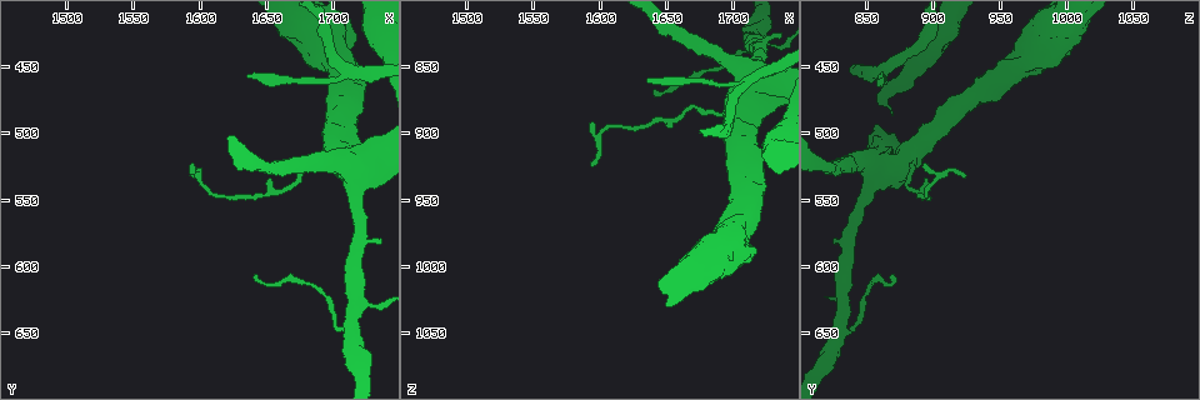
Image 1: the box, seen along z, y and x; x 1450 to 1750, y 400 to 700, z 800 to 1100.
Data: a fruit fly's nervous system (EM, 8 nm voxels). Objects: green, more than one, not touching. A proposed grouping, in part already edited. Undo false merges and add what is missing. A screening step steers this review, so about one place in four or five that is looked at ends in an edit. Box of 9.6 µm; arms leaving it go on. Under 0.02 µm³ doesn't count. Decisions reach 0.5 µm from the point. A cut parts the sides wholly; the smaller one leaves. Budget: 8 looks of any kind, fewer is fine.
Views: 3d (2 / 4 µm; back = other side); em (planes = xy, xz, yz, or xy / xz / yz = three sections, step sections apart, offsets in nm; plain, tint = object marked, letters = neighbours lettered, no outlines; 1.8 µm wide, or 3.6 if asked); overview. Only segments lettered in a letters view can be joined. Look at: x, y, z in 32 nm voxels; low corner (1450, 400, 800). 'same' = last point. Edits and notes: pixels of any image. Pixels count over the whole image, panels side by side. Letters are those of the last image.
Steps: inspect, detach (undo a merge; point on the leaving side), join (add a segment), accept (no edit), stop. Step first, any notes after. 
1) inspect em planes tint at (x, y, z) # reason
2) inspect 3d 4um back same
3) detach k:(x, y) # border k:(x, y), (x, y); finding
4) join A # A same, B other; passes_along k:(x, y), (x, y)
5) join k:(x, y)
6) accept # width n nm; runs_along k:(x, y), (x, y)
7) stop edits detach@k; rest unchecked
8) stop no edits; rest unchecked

inspect em 3.6um planes letters at (1714, 532, 856) # thick turns thin

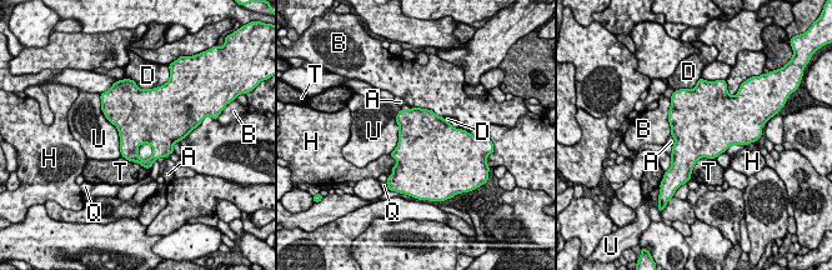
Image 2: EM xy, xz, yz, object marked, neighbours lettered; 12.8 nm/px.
accept # A other, B other, D other, H other, Q other, T other, U other; border 2:(101, 108), (118, 130), (121, 155); continuous, no second cell

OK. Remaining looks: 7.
inspect em yz step 4 letters at (1634, 456, 862) # branch stops here

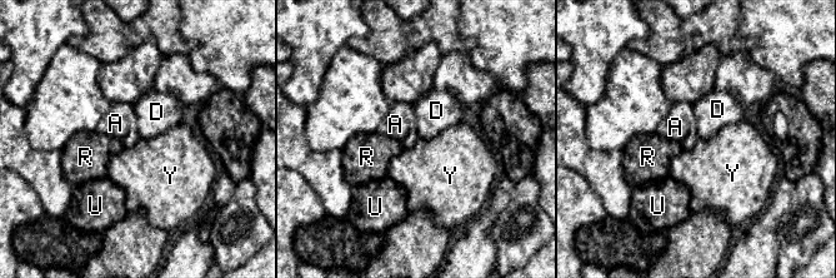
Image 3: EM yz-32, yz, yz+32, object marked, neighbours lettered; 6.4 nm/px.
inspect em planes letters same # cut it another way

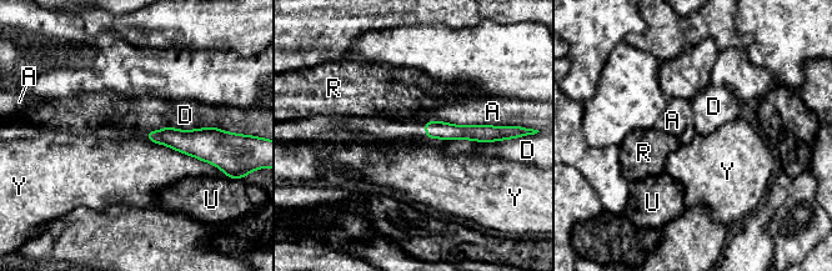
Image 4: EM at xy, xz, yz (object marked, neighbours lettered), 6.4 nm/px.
accept # A other, D other, R other, U other, Y other; border 4:(144, 137), (209, 161), (215, 166); no lettered segment goes on from it

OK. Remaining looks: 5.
inspect em yz step 4 letters at (1716, 650, 832) # small branch off a trunk

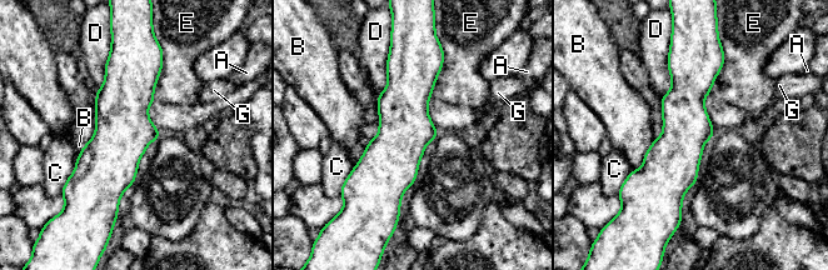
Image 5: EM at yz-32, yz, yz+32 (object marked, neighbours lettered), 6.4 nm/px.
inspect em planes letters same # another direction

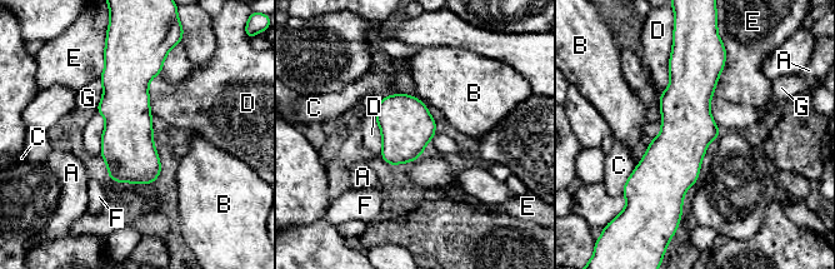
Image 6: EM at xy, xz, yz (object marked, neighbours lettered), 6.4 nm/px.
accept # width 340 nm; A other, B other, C other, D other, E other, F other, G other; border 6:(161, 71), (149, 83), (151, 114); continuous, no second cell

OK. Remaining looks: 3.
stop no edits; rest unchecked

